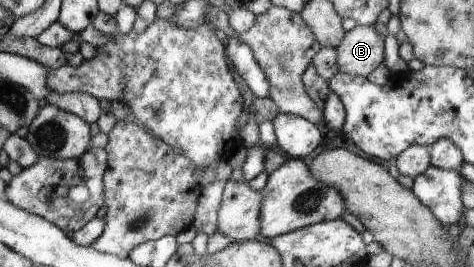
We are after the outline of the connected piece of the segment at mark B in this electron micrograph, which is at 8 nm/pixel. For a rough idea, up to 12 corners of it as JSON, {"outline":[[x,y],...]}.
{"outline":[[372,25],[344,33],[335,48],[340,73],[367,78],[384,61]]}

